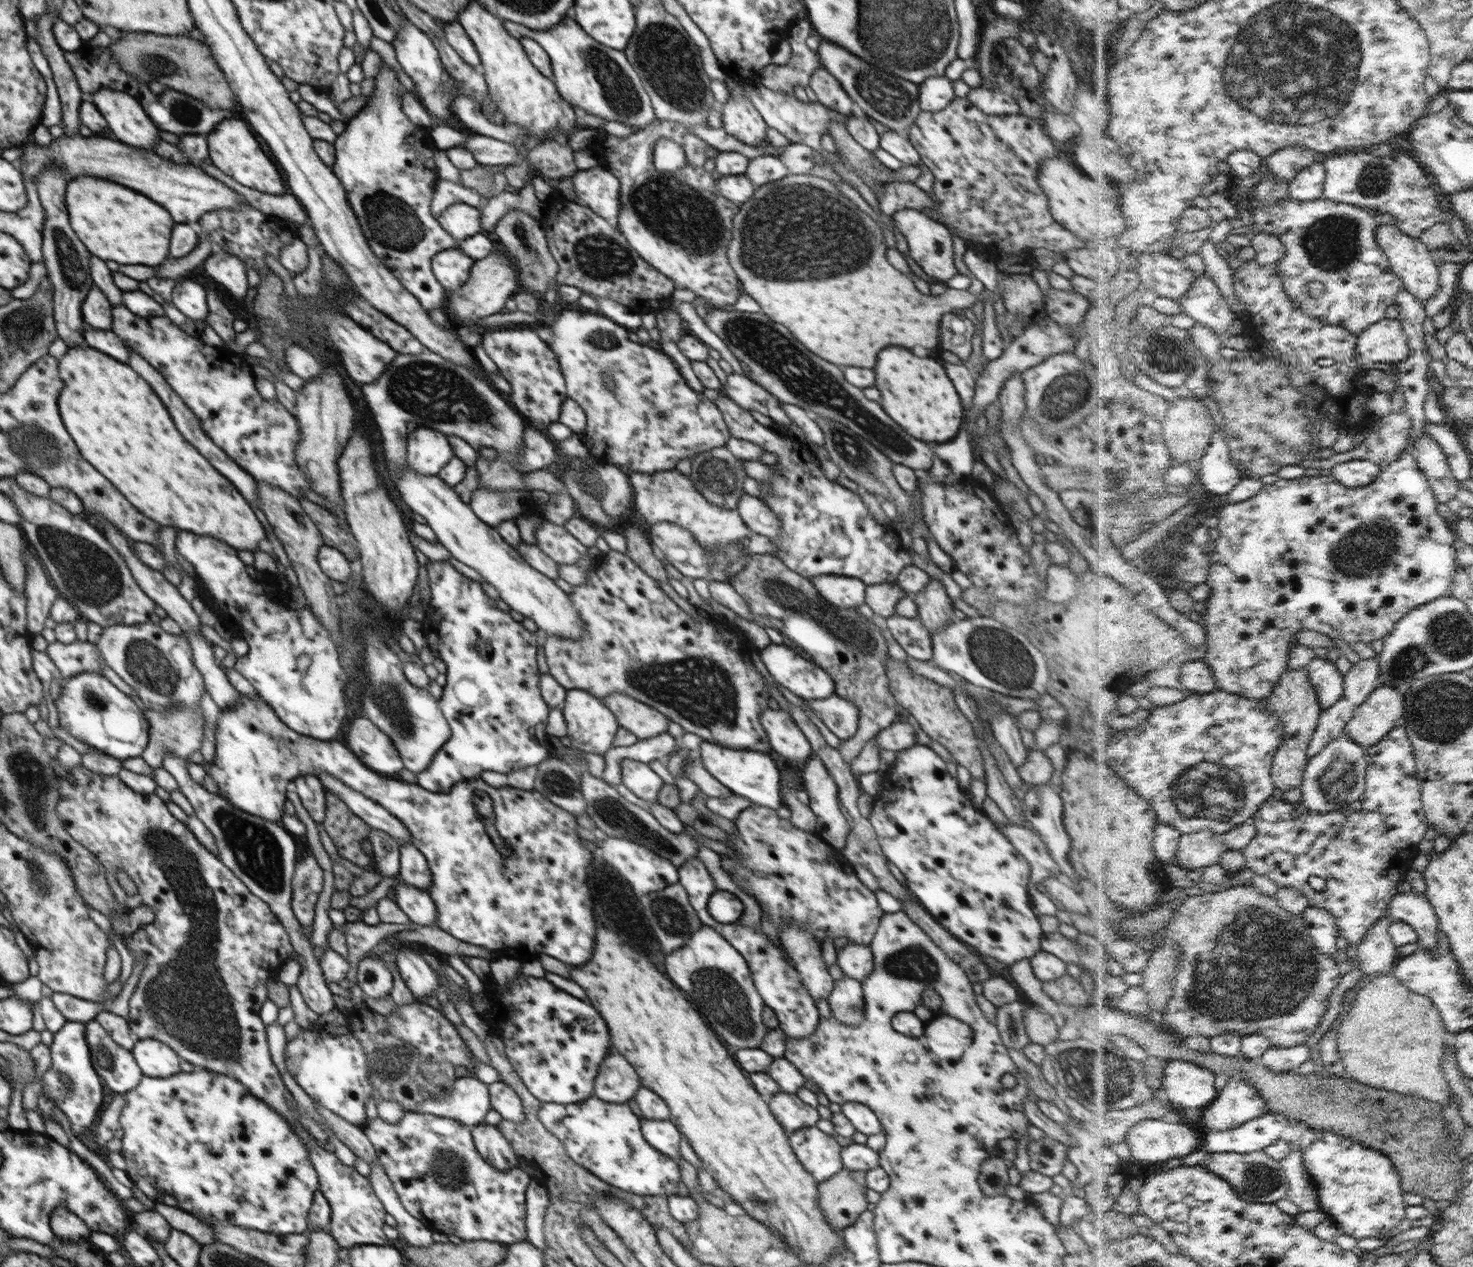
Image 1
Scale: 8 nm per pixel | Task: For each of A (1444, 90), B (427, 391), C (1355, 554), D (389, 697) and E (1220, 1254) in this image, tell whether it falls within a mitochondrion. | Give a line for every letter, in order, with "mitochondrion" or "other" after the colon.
A: other
B: mitochondrion
C: mitochondrion
D: mitochondrion
E: other

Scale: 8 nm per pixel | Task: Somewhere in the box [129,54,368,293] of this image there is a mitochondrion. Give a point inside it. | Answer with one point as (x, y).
(186, 115)

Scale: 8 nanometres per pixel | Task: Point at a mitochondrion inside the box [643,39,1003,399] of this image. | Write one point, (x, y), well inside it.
(845, 243)

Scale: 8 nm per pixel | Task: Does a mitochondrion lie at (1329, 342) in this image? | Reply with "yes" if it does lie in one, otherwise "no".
no

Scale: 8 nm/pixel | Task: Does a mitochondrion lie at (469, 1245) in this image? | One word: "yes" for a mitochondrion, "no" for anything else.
no

